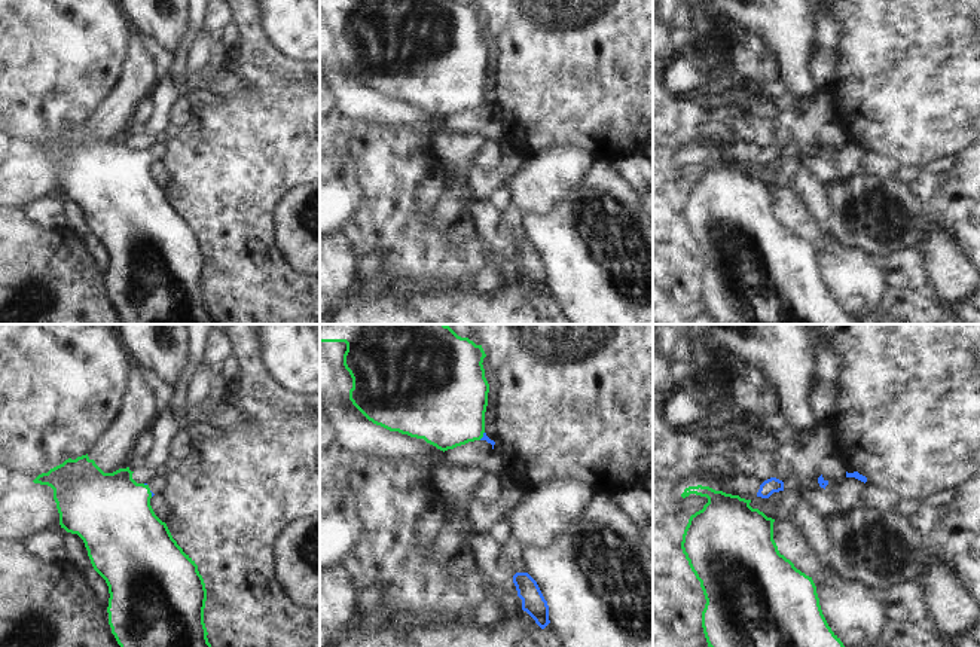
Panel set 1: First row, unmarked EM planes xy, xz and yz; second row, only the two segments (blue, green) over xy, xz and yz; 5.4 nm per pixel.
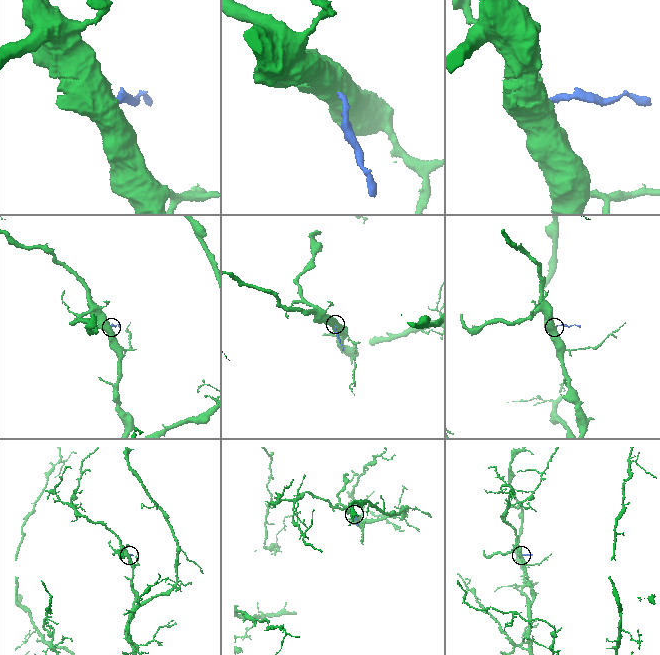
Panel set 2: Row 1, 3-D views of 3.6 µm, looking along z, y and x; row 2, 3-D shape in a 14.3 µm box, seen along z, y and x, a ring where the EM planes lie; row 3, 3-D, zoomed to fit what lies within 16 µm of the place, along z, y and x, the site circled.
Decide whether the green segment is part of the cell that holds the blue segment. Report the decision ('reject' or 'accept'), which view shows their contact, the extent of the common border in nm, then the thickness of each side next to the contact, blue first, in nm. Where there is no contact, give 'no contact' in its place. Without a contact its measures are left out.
accept; contact in xz; length 50 nm; calibres 30 and 400 nm

